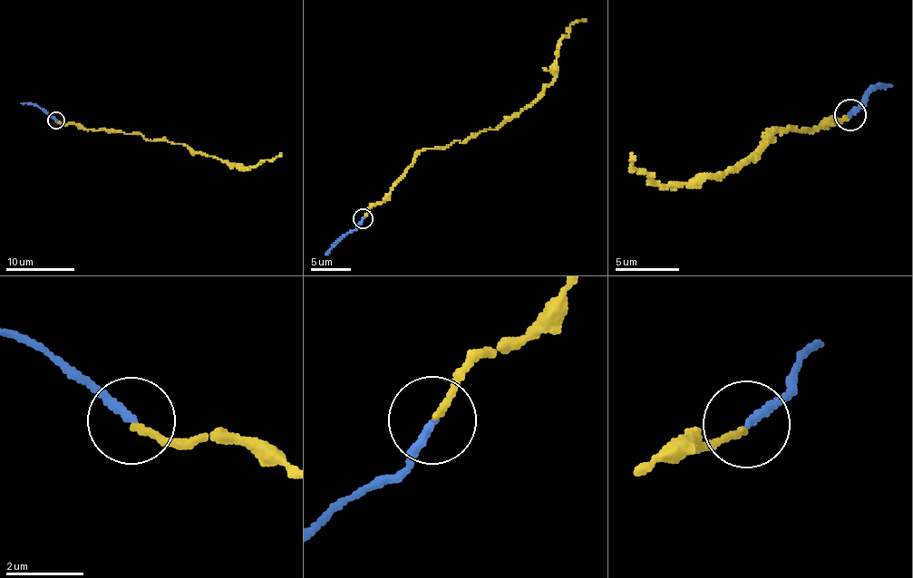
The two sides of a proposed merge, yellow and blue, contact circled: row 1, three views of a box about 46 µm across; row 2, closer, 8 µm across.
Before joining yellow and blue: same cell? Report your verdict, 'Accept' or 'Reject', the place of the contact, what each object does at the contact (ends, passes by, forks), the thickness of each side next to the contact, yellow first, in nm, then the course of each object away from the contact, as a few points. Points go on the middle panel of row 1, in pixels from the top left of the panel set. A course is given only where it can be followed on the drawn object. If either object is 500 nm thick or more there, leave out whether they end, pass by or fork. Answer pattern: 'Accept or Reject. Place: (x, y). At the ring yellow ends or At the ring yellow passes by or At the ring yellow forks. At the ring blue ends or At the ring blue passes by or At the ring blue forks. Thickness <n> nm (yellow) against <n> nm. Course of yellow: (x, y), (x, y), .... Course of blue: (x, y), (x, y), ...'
Accept. Place: (363, 218). At the ring yellow ends. At the ring blue ends. Thickness 150 nm (yellow) against 200 nm. Course of yellow: (363, 217), (421, 150), (463, 142), (515, 117), (555, 76), (558, 43), (571, 24), (585, 19). Course of blue: (362, 217), (362, 224), (325, 255)

